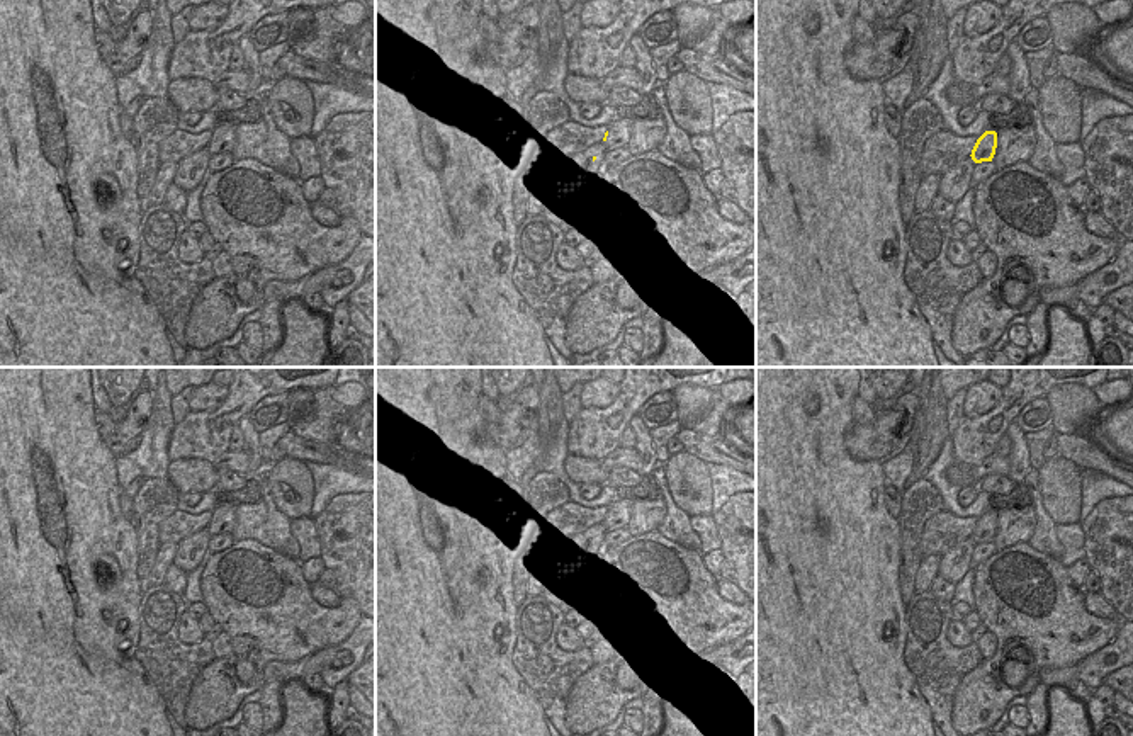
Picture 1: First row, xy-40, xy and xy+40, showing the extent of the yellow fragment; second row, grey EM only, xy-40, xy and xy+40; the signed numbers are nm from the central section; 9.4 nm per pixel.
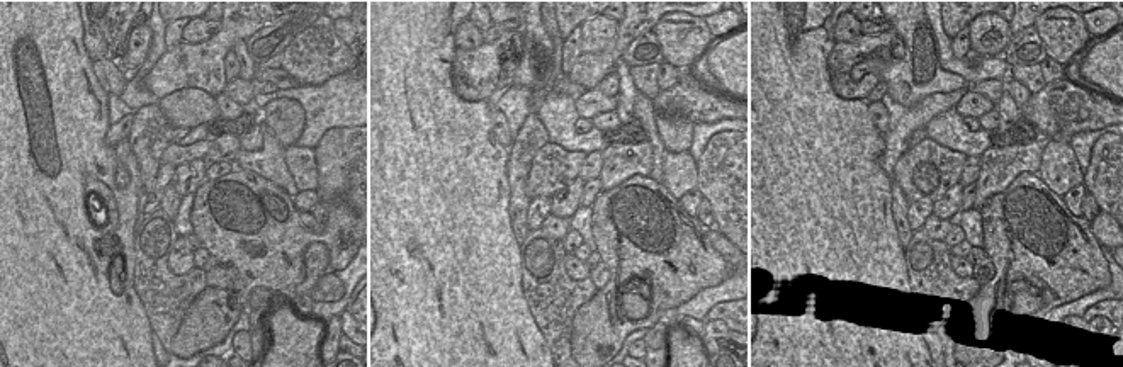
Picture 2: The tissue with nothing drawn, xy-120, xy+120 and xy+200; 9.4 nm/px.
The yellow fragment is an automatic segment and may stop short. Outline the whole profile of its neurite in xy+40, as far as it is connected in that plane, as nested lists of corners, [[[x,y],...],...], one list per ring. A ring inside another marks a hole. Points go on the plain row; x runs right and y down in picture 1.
[[[985,512],[975,524],[972,530],[972,541],[975,544],[982,542],[992,542],[997,529],[997,513],[995,512]]]

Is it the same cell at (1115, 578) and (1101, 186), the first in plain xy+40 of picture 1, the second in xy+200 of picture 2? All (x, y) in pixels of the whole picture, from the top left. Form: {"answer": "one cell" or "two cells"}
{"answer": "one cell"}

